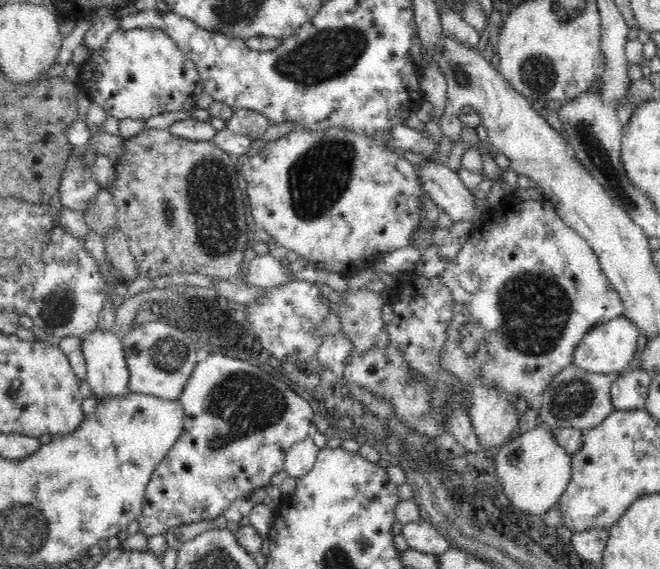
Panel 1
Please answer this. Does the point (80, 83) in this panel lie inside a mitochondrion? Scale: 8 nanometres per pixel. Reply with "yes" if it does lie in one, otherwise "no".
no

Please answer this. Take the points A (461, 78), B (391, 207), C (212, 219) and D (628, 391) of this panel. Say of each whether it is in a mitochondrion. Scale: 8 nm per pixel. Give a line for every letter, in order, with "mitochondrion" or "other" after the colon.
A: mitochondrion
B: other
C: mitochondrion
D: other

